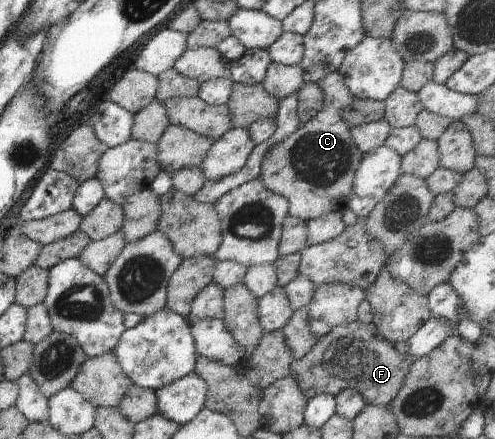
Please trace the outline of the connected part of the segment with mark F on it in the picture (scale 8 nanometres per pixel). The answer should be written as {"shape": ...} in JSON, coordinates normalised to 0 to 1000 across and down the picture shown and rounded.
{"shape":[[[721,727],[705,740],[677,745],[661,763],[642,770],[636,786],[608,818],[588,825],[586,854],[594,856],[600,877],[622,907],[644,897],[681,902],[705,884],[729,897],[739,920],[786,925],[806,895],[826,834],[836,822],[838,813],[826,809],[820,779],[794,781],[780,774],[764,759],[754,736],[741,738]]]}

